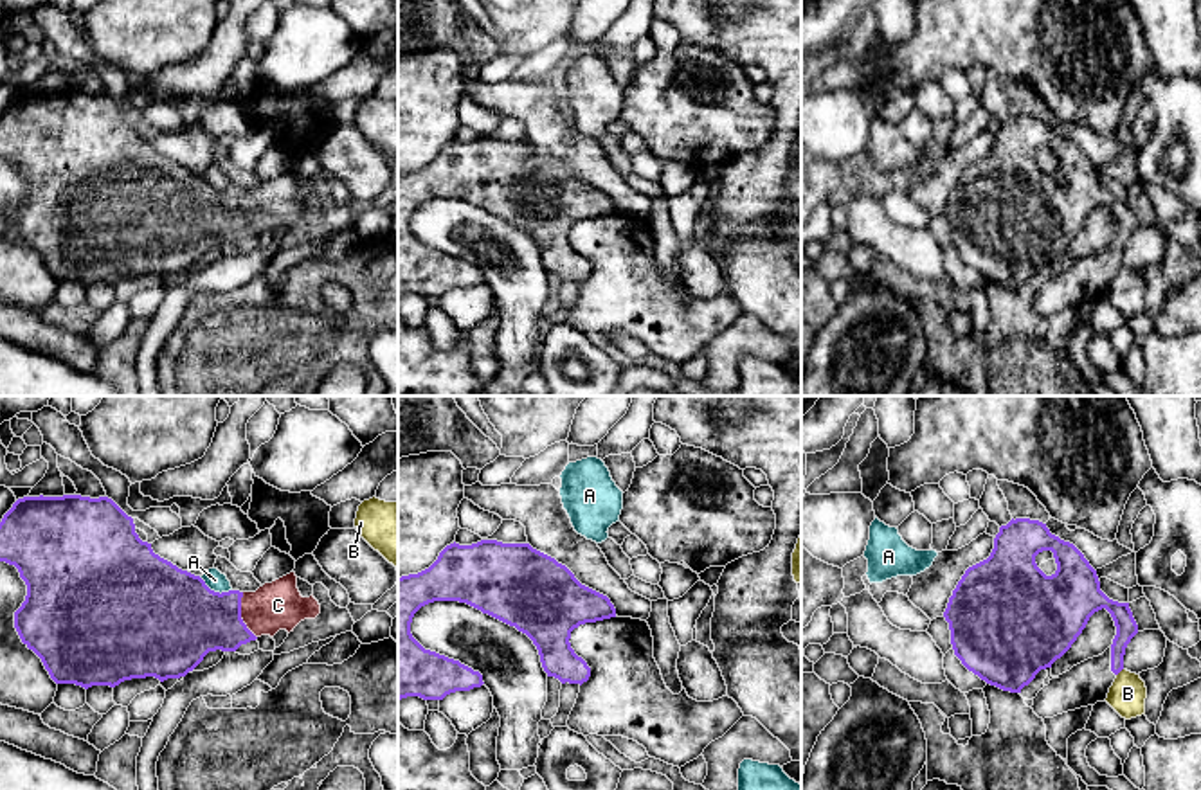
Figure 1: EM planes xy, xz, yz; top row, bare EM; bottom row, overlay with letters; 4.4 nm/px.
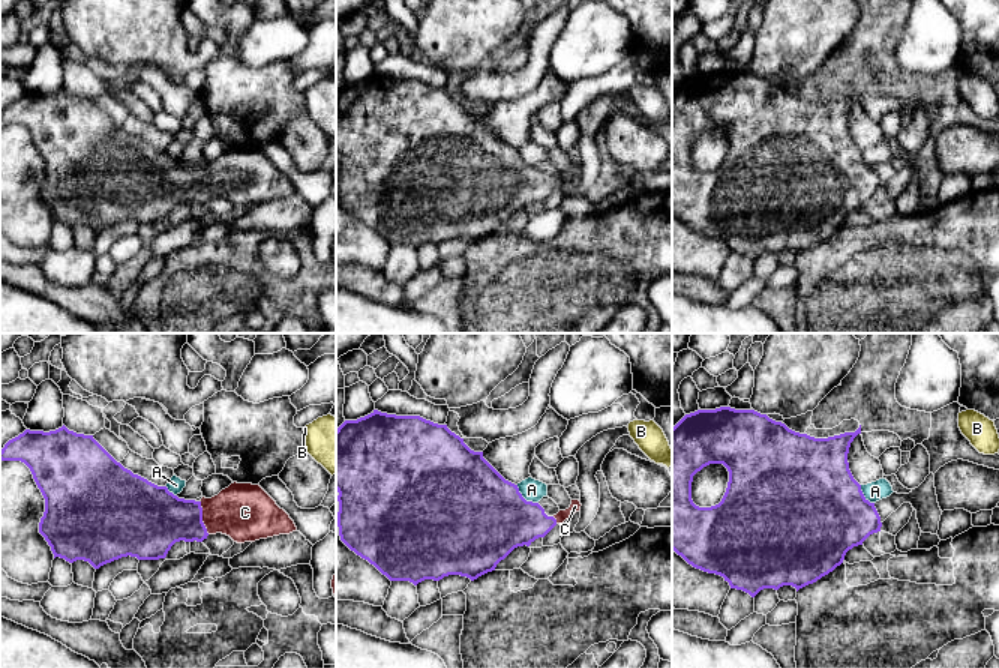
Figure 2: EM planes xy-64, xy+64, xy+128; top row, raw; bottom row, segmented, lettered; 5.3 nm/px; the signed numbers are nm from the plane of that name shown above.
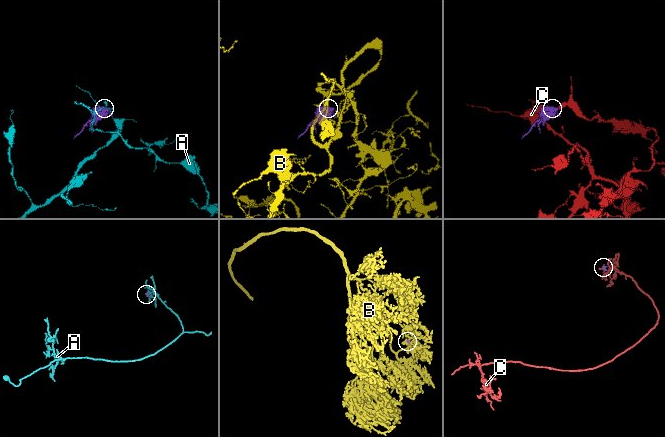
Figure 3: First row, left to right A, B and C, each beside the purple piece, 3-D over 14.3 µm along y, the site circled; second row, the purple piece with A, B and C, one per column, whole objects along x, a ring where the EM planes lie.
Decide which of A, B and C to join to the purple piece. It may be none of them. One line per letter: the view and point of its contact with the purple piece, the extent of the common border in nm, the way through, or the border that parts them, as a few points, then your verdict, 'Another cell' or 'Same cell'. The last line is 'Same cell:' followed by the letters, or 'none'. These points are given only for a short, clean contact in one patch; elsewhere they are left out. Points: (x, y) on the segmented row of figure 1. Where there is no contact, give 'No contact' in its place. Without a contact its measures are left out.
A: Touches purple at xy (213, 591). Shared border 170 nm. Boundary: xy (198, 576), (215, 591), (231, 591). Another cell
B: Touches purple at yz (1120, 670). Shared border 50 nm. Boundary: yz (1122, 668), (1117, 675). Another cell
C: Touches purple at xy (240, 616). Shared border 220 nm. Path across: xy (184, 619), (231, 619), (240, 616), (265, 612), (278, 605). Same cell
Same cell: C

